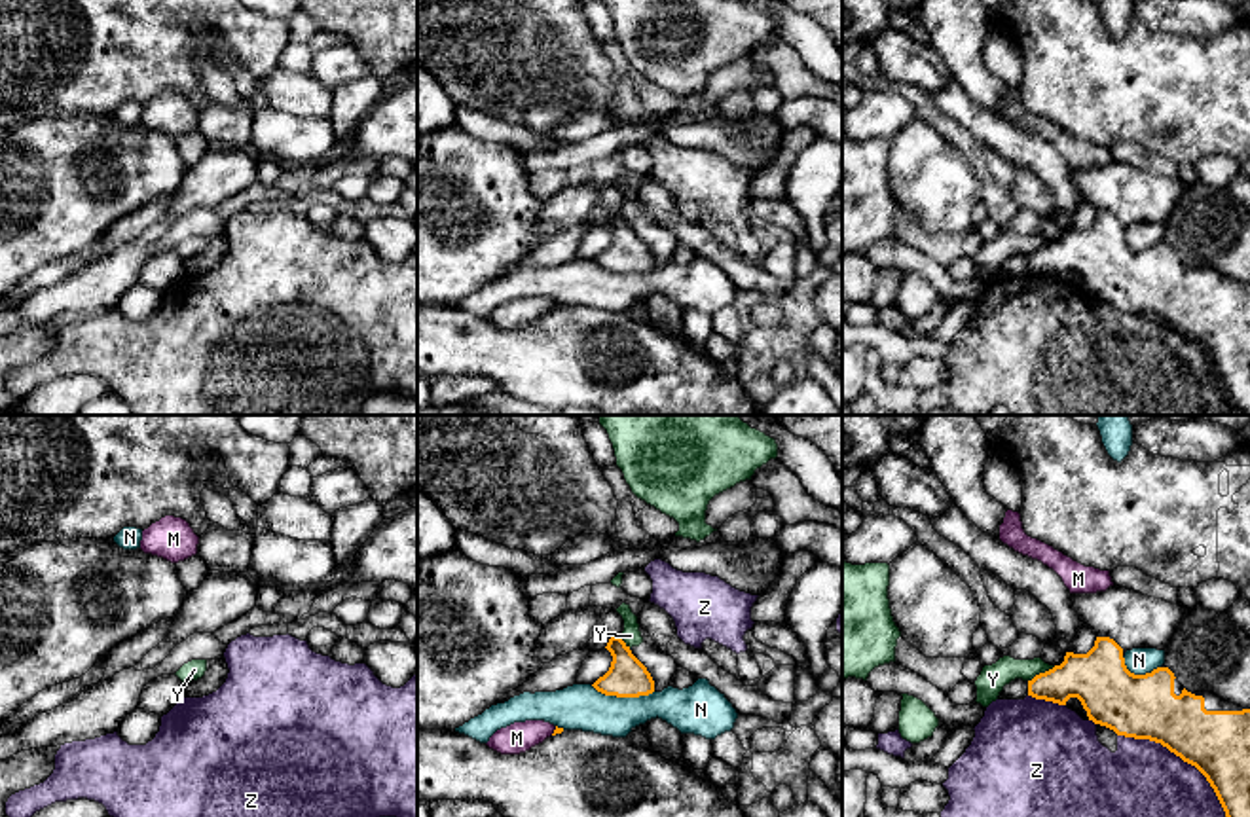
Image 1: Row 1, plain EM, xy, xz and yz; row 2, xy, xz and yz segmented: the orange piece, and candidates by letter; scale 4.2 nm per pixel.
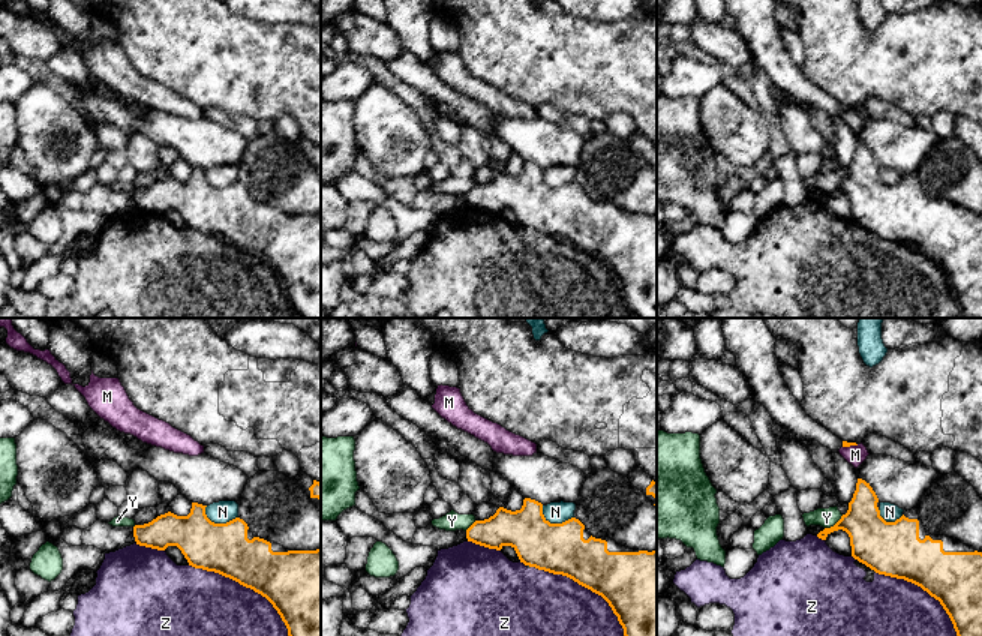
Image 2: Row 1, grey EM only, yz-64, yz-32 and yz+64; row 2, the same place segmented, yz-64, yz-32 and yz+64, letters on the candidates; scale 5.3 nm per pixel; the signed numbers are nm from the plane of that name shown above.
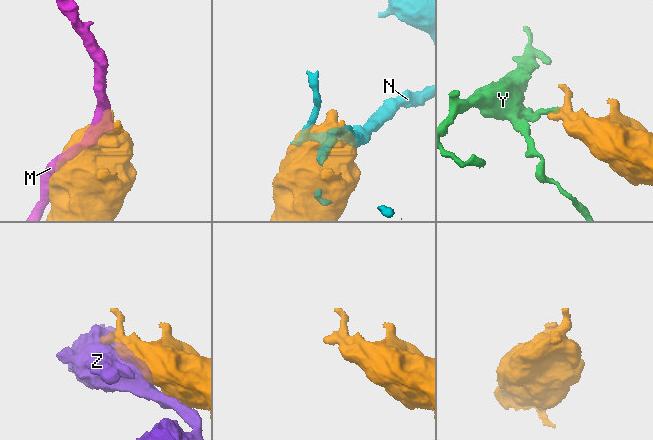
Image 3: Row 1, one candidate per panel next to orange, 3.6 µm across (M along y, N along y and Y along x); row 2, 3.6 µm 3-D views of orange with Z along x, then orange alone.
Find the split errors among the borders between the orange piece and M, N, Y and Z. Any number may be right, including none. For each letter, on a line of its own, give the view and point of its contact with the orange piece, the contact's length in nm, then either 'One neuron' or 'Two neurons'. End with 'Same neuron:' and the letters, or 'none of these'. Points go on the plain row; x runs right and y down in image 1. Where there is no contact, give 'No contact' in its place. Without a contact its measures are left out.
M: Touches orange at xz (554, 306). Shared border 50 nm. Two neurons
N: Touches orange at xz (623, 272). Shared border 280 nm. Two neurons
Y: Touches orange at yz (1042, 249). Shared border 140 nm. Two neurons
Z: Touches orange at yz (1192, 340). Shared border 650 nm. Two neurons
Same neuron: none of these

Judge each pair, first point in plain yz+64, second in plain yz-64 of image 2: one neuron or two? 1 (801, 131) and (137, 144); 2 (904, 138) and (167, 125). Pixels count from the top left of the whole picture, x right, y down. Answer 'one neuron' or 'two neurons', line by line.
1: one neuron
2: one neuron

